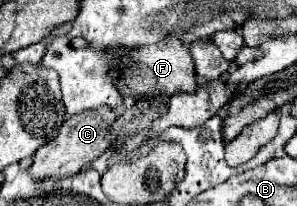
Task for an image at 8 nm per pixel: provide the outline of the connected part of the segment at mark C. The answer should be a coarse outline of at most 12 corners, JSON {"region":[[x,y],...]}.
{"region":[[111,107],[69,117],[31,165],[35,179],[69,177],[101,157]]}

